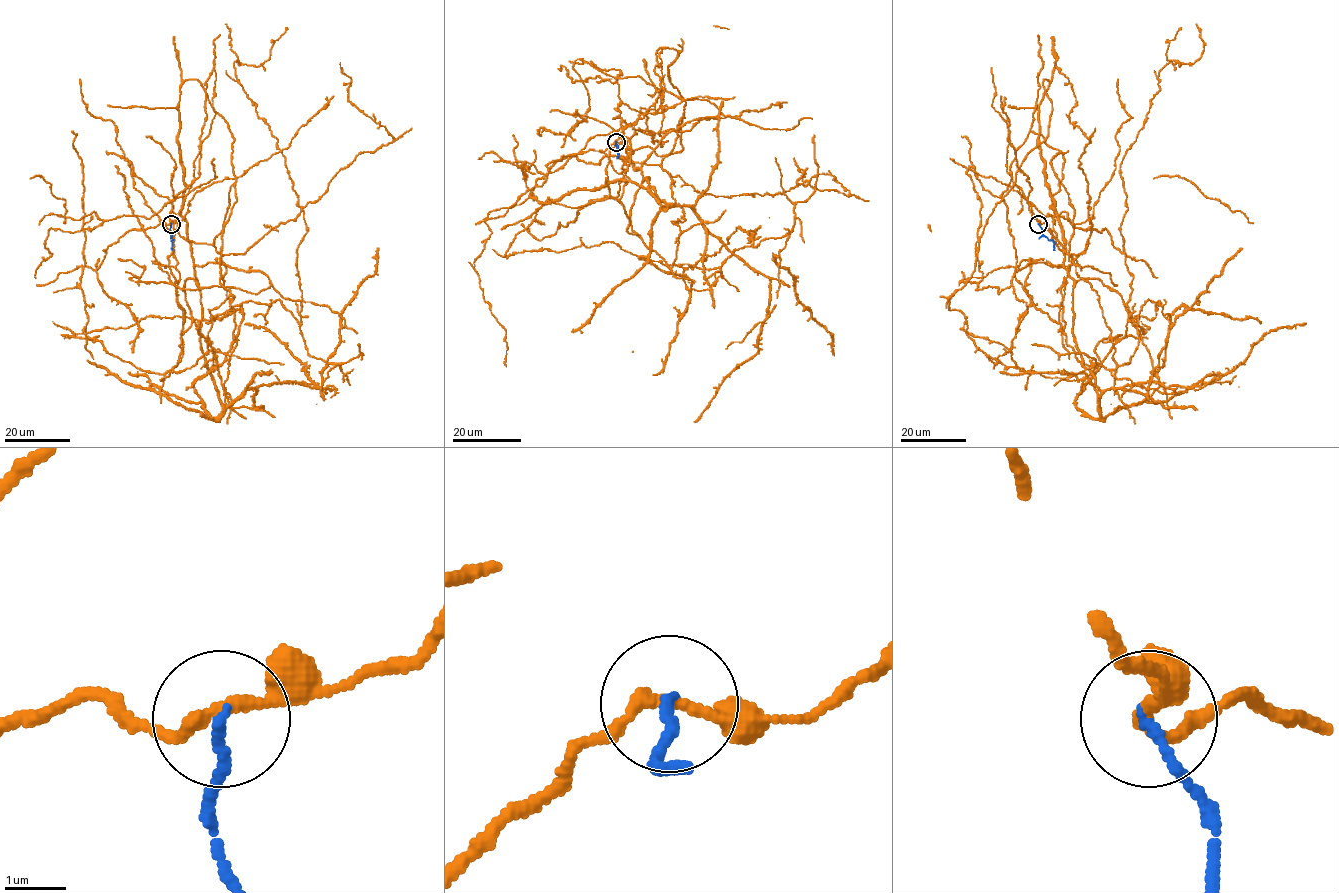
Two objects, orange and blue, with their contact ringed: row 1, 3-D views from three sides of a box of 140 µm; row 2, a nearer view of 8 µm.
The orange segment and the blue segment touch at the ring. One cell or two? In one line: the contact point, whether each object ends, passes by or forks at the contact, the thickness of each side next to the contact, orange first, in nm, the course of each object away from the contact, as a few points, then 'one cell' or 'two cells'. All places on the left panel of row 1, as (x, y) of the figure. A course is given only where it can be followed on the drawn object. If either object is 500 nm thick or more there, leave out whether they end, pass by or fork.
at (171, 224); orange passes by; blue ends there; 200 nm thick on the orange side, 160 nm on the other; orange runs (171, 224), (194, 179), (177, 364), (68, 336), (301, 324), (303, 211), (234, 62), (287, 27); blue runs (171, 224), (172, 250); two cells

